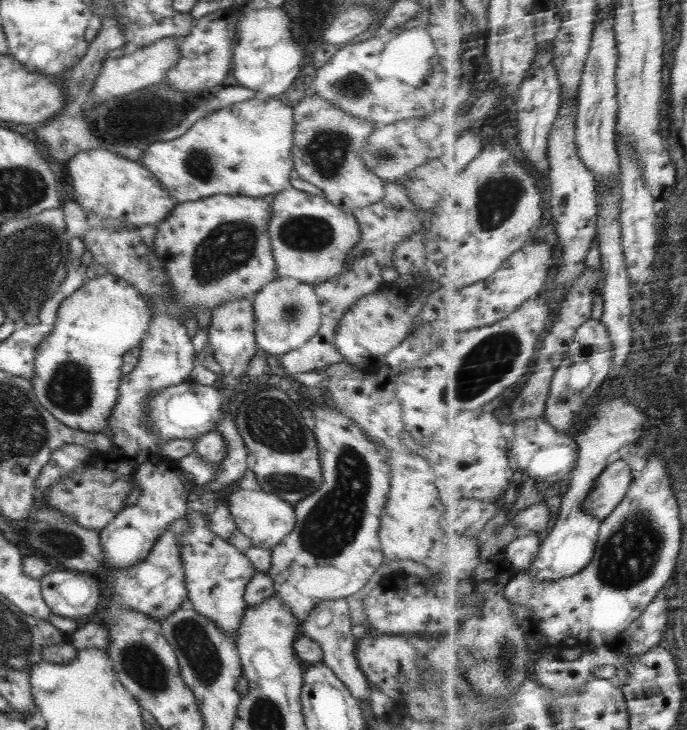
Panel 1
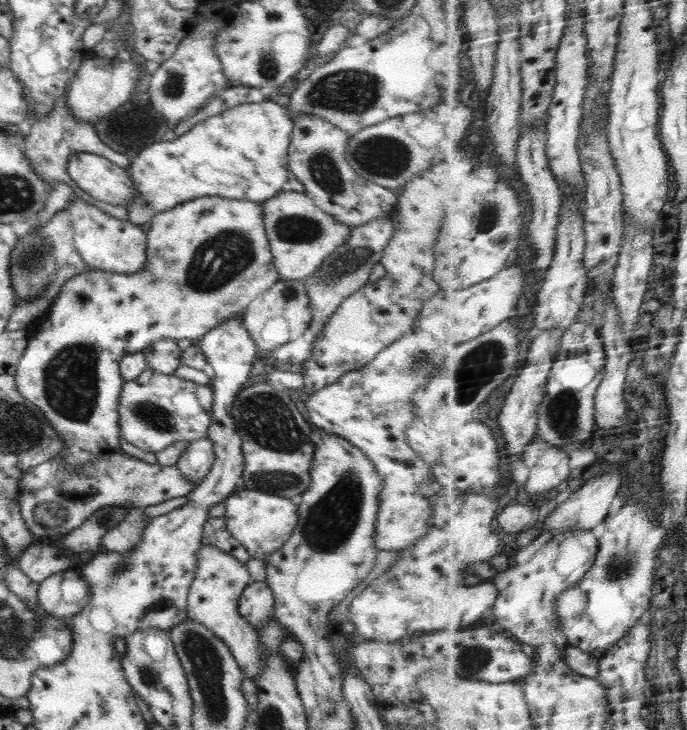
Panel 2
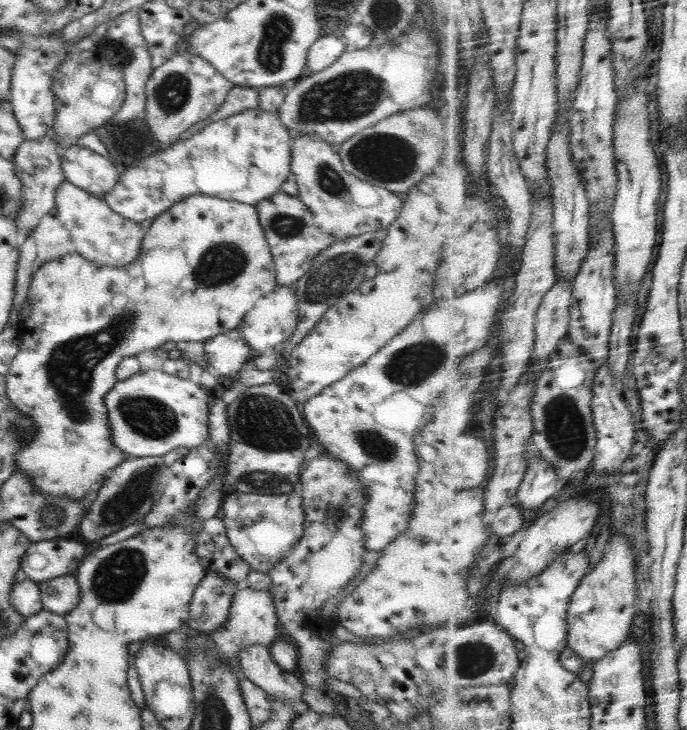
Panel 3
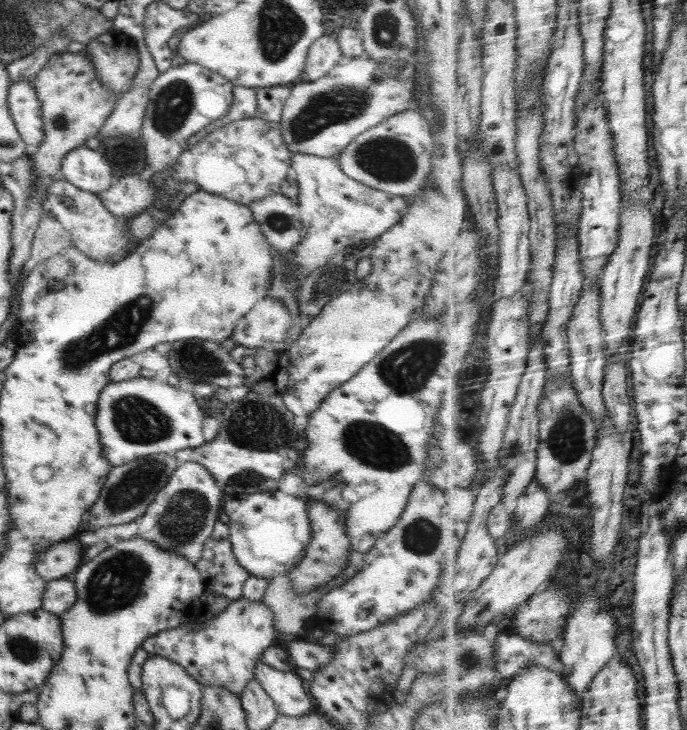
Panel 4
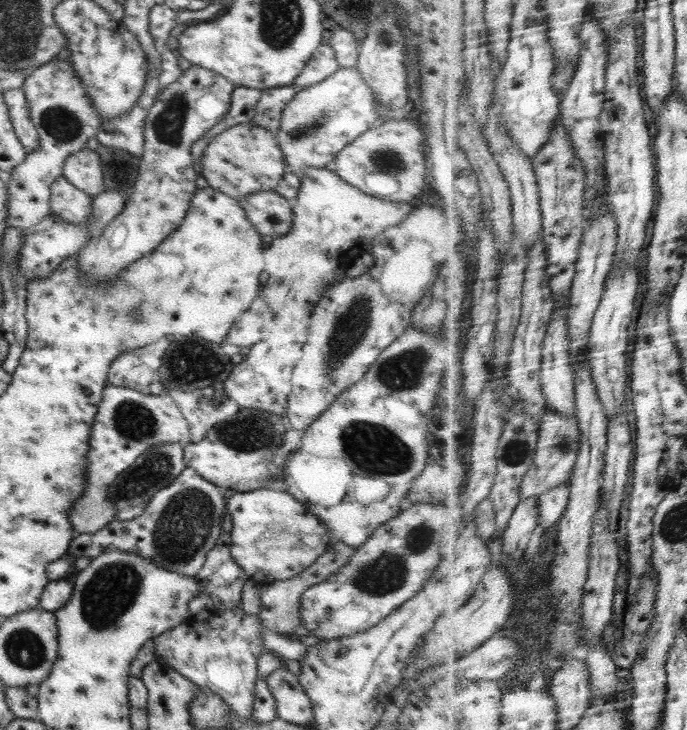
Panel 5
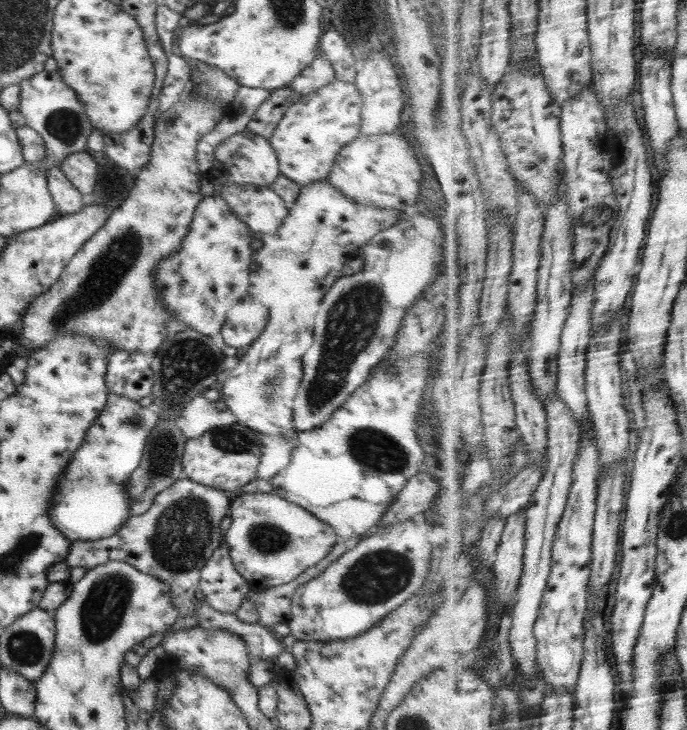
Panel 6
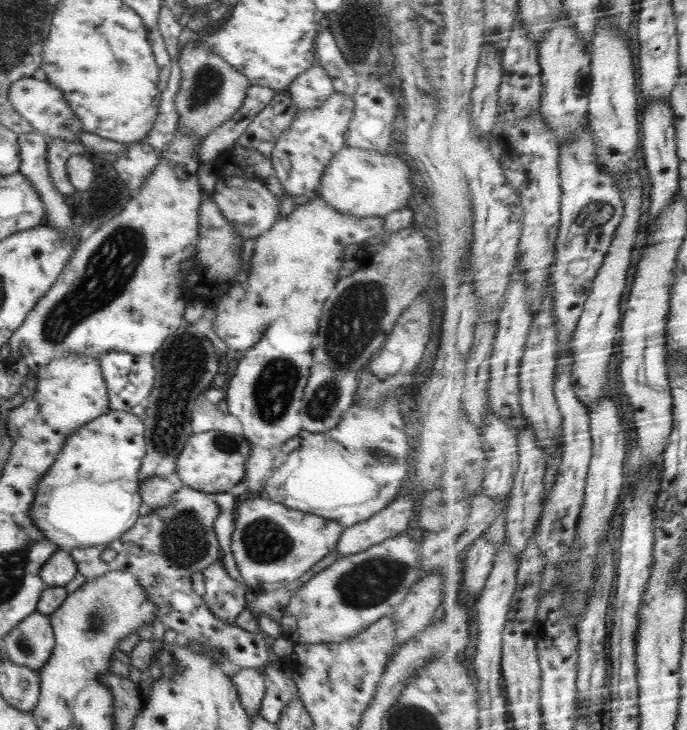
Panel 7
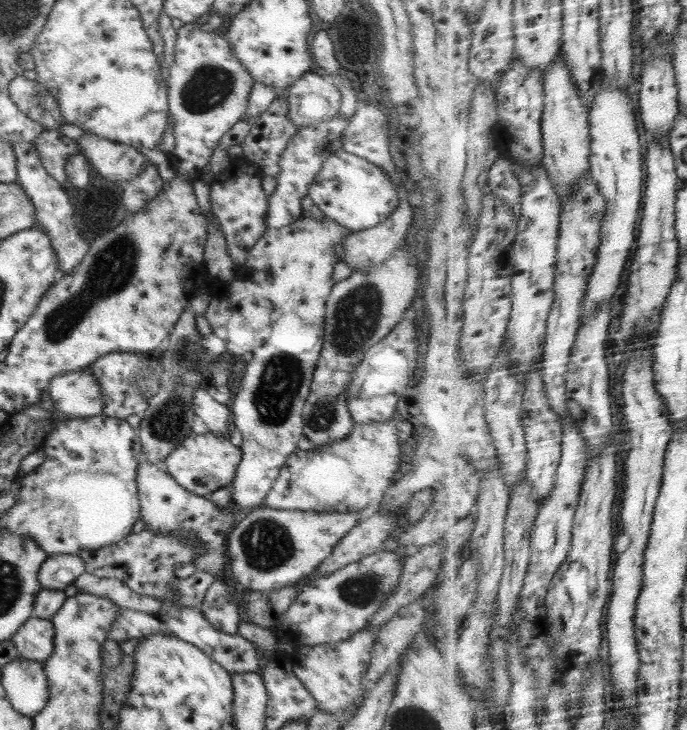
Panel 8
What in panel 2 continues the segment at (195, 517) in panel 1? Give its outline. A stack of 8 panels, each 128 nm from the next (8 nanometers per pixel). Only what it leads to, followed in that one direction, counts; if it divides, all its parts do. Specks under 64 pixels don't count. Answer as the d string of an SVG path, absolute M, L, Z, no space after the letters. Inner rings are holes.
M201 544L197 552L196 576L187 596L187 618L207 626L223 640L245 678L254 681L265 669L261 659L261 642L257 630L238 611L240 595L252 582L245 564L211 544Z

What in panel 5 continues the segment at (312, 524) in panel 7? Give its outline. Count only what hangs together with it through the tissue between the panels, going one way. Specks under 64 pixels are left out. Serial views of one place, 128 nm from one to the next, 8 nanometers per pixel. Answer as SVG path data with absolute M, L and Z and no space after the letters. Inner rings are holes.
M262 487L228 498L226 513L233 522L230 552L248 579L266 585L300 574L327 551L330 538L318 517L286 491Z

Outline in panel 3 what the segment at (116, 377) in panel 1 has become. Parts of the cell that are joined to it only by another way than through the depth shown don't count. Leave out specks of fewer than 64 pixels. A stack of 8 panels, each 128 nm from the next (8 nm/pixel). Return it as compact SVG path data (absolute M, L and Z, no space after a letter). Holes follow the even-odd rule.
M195 194L190 197L184 197L180 202L173 204L168 210L161 212L154 218L150 224L150 230L145 233L142 239L137 259L130 265L113 267L110 265L97 266L91 260L80 256L78 253L70 253L62 256L60 260L52 260L41 264L33 273L30 286L27 293L27 309L23 310L23 319L18 322L18 339L20 339L20 350L12 364L8 374L5 375L6 395L12 401L18 411L27 414L36 425L33 439L20 447L15 452L16 469L30 478L34 472L42 472L41 476L36 476L33 486L41 492L51 494L52 496L69 496L80 500L93 490L97 482L107 478L112 468L116 468L126 460L129 454L124 454L113 442L112 433L108 424L108 411L104 405L111 388L118 382L116 378L116 368L118 364L127 357L141 354L145 351L154 351L168 342L202 342L217 335L224 335L228 331L236 328L242 322L244 315L252 309L254 303L259 298L267 295L274 290L277 285L275 264L270 252L264 229L259 223L259 216L255 206L244 204L236 200L220 199L210 195ZM68 432L76 432L78 440L70 442L66 438Z

